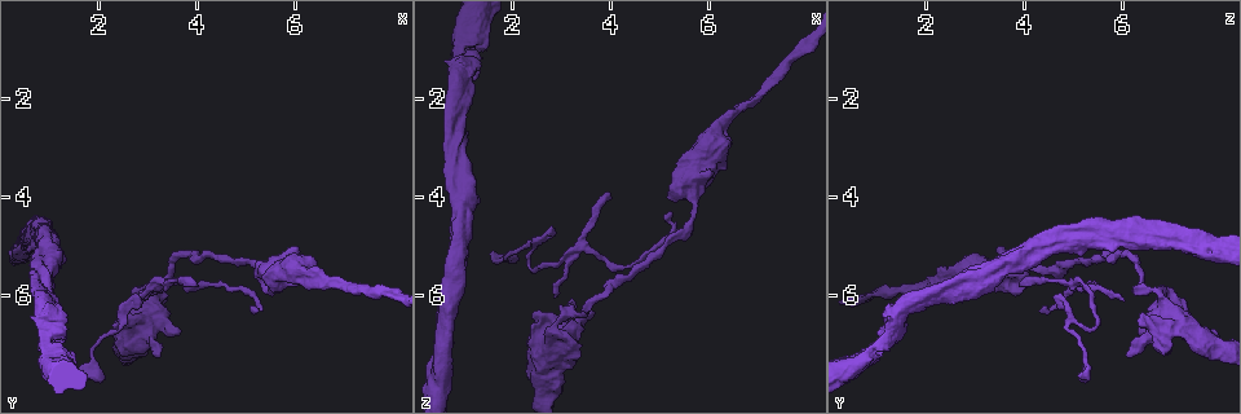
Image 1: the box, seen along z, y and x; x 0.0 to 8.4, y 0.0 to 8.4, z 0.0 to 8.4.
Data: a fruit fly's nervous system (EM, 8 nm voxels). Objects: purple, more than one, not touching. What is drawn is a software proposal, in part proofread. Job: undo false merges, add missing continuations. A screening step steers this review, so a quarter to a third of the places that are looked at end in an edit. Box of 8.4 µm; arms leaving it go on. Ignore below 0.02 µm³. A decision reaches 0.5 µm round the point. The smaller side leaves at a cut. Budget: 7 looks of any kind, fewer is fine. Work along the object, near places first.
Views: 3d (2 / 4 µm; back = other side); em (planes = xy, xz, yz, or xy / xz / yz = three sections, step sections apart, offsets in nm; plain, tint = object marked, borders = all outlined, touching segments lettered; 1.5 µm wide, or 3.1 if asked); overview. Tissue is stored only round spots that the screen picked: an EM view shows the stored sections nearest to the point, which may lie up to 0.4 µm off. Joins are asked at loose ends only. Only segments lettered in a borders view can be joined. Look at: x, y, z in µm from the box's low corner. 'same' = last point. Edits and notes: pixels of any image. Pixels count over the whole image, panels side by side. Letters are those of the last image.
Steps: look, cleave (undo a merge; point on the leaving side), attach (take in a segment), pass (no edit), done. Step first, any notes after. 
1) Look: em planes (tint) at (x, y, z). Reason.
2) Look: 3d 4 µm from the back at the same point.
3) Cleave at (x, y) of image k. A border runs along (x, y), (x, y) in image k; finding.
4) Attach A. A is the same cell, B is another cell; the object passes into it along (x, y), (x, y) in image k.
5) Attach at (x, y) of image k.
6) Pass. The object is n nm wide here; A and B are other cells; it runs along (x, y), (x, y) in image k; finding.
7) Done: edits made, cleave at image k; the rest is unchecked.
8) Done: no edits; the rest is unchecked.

Look: 3d 4 µm at (2.40, 6.60, 6.40). Branch stops here.

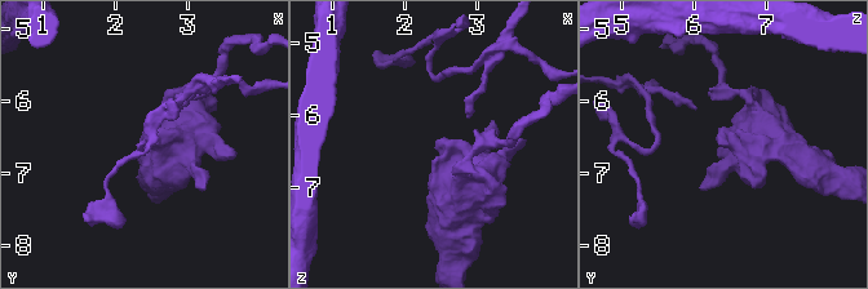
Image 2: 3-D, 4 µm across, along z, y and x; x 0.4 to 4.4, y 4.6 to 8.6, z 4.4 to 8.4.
Look: em planes (borders) at (2.45, 6.60, 6.35). Shape alone is not enough.

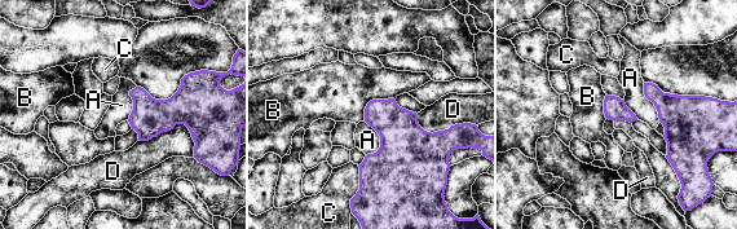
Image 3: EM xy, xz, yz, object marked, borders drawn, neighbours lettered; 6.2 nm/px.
Pass. The object is 140 nm wide here; A, B, C and D are other cells; a border runs along (395, 98), (373, 98), (363, 119) in image 3; no lettered segment goes on from it.

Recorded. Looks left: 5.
Look: 3d 2 µm at (1.65, 7.70, 5.15). Free end.

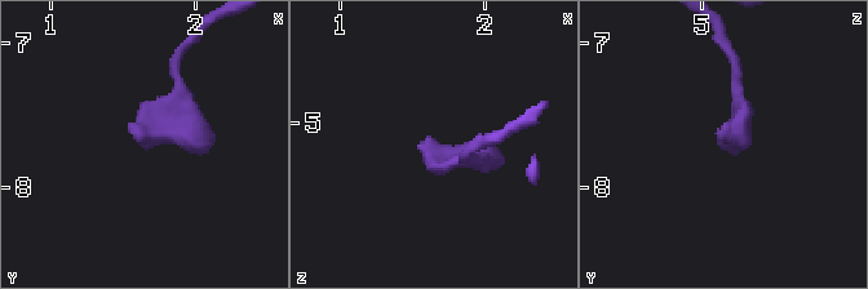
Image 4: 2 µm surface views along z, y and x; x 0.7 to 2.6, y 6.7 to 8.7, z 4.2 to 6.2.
Look: em planes (borders) at (1.60, 7.66, 5.10). Now the EM.

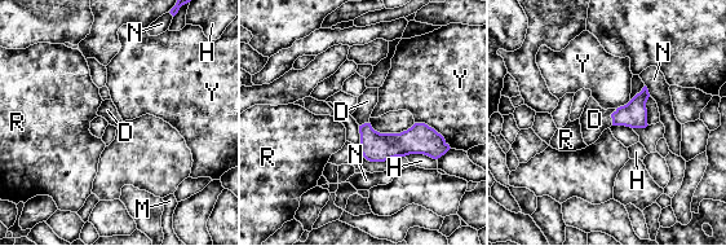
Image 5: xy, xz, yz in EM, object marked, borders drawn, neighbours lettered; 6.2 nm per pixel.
Attach D. D is the same cell, H, M, N, R and Y are other cells; the object passes into it along (633, 114), (611, 117), (594, 119) in image 5; the neuron continues.

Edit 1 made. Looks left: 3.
Done: edits made, attach at image 5; the rest is unchecked.

